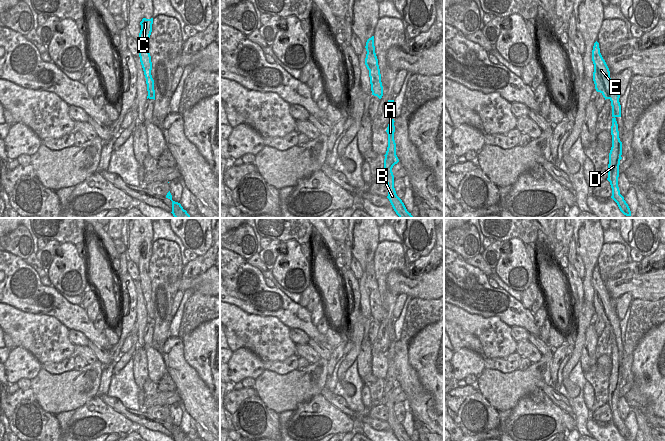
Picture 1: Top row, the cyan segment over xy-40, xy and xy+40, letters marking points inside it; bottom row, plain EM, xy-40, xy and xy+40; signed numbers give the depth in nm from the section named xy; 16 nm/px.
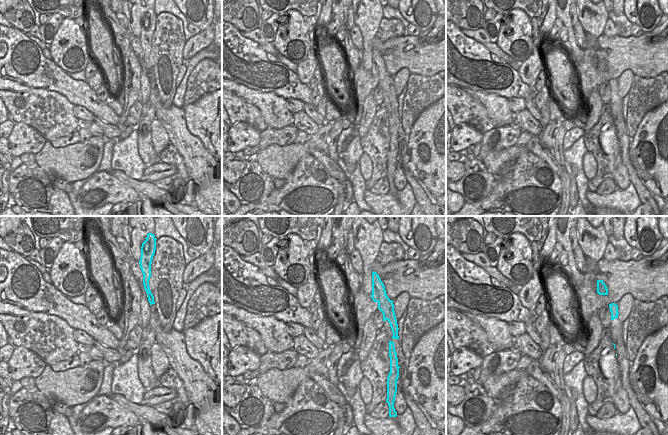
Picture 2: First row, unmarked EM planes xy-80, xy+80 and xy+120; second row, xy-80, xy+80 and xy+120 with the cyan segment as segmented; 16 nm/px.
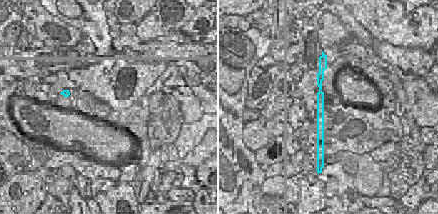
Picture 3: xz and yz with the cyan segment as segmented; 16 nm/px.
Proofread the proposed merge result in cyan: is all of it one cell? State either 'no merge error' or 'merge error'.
no merge error

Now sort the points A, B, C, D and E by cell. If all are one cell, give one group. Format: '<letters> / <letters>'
A B C D E

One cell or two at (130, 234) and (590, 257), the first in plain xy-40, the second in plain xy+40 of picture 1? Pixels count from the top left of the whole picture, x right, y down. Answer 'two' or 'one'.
one

